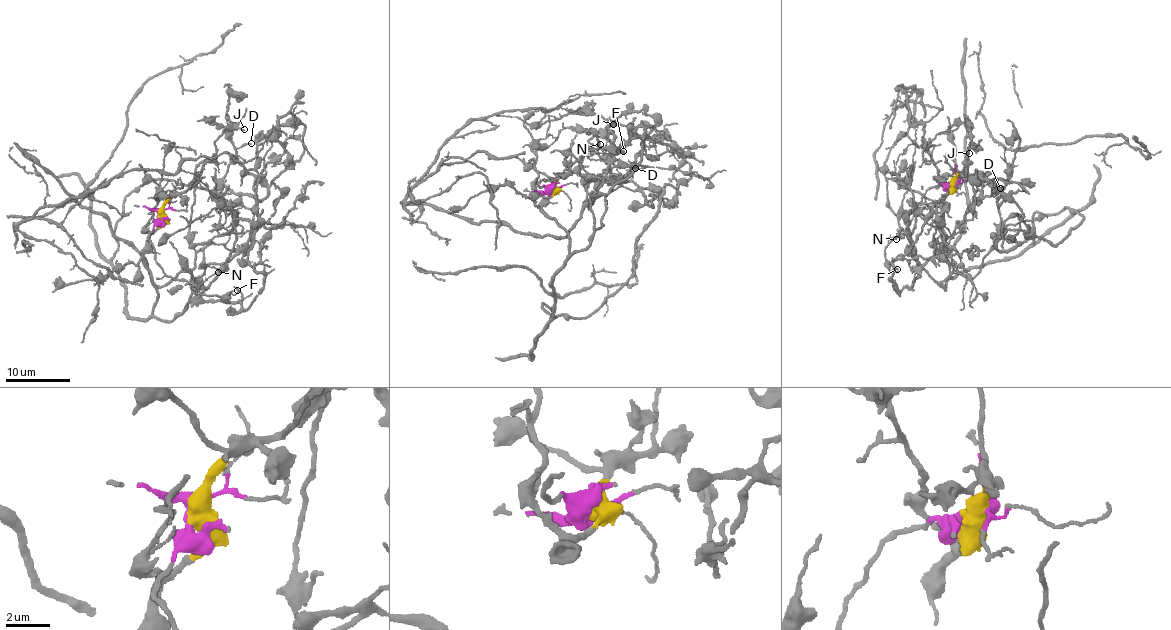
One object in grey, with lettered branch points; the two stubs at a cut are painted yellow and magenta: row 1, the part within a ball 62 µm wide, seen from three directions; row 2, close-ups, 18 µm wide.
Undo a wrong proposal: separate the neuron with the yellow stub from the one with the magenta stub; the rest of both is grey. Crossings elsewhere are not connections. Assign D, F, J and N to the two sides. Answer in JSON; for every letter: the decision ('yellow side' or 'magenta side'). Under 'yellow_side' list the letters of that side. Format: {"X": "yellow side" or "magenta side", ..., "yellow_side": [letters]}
{"D": "yellow side", "F": "magenta side", "J": "yellow side", "N": "magenta side", "yellow_side": ["D", "J"]}

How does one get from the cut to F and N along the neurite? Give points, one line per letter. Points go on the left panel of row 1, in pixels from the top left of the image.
F: (158, 213), (148, 237), (155, 260), (166, 275), (194, 285), (208, 295), (233, 294), (236, 289)
N: (158, 213), (148, 237), (155, 260), (166, 275), (196, 288), (218, 271)

